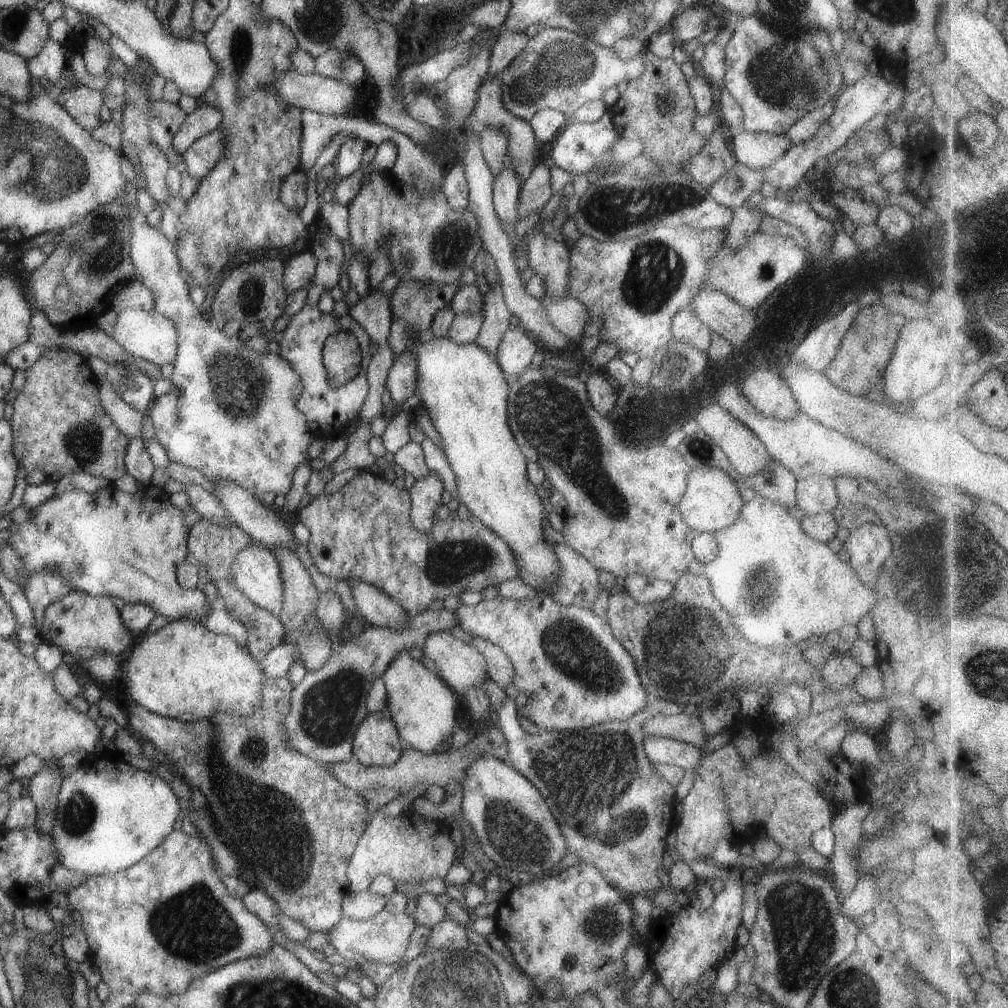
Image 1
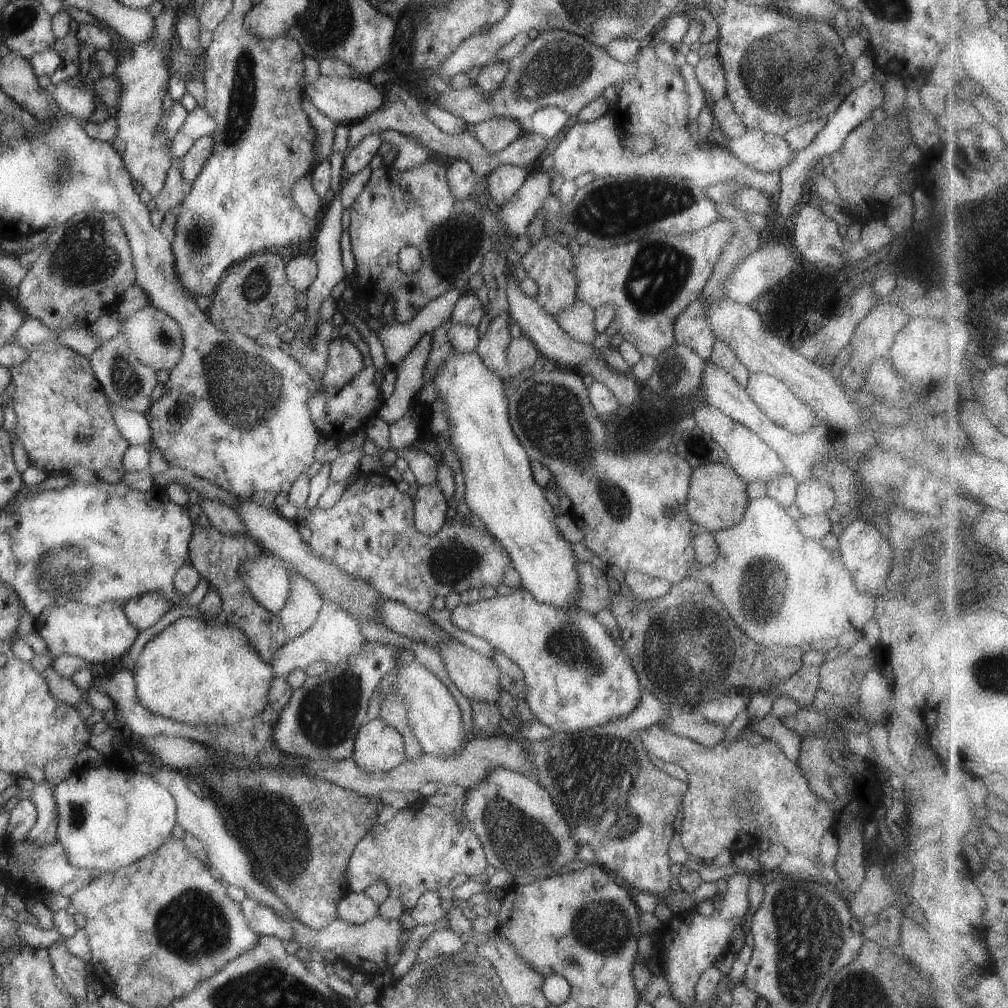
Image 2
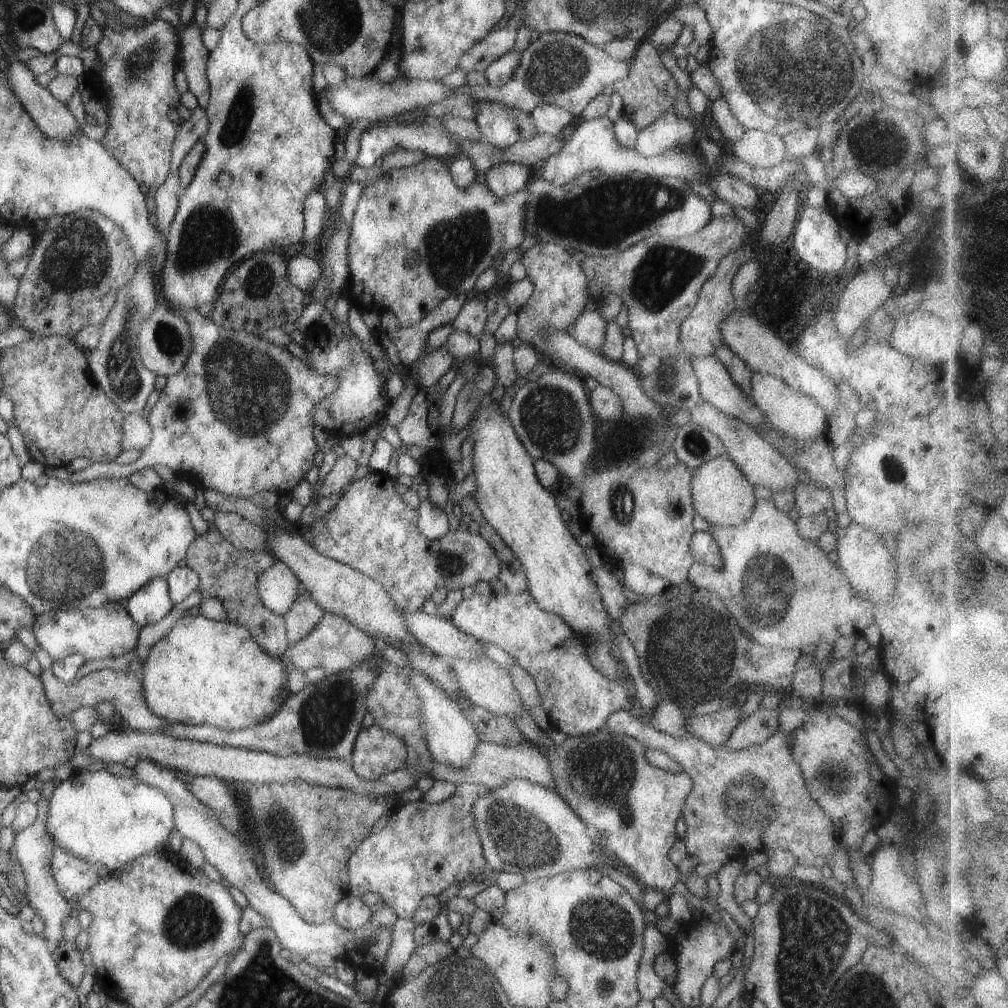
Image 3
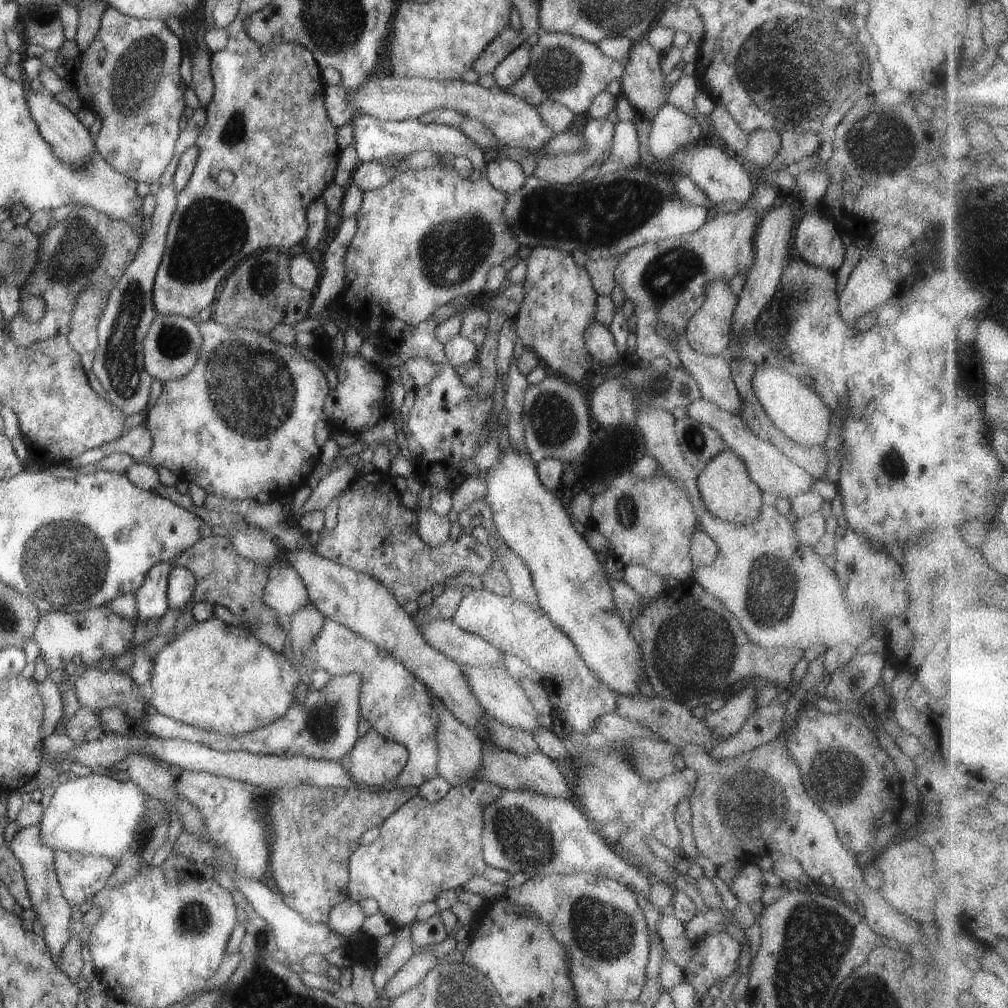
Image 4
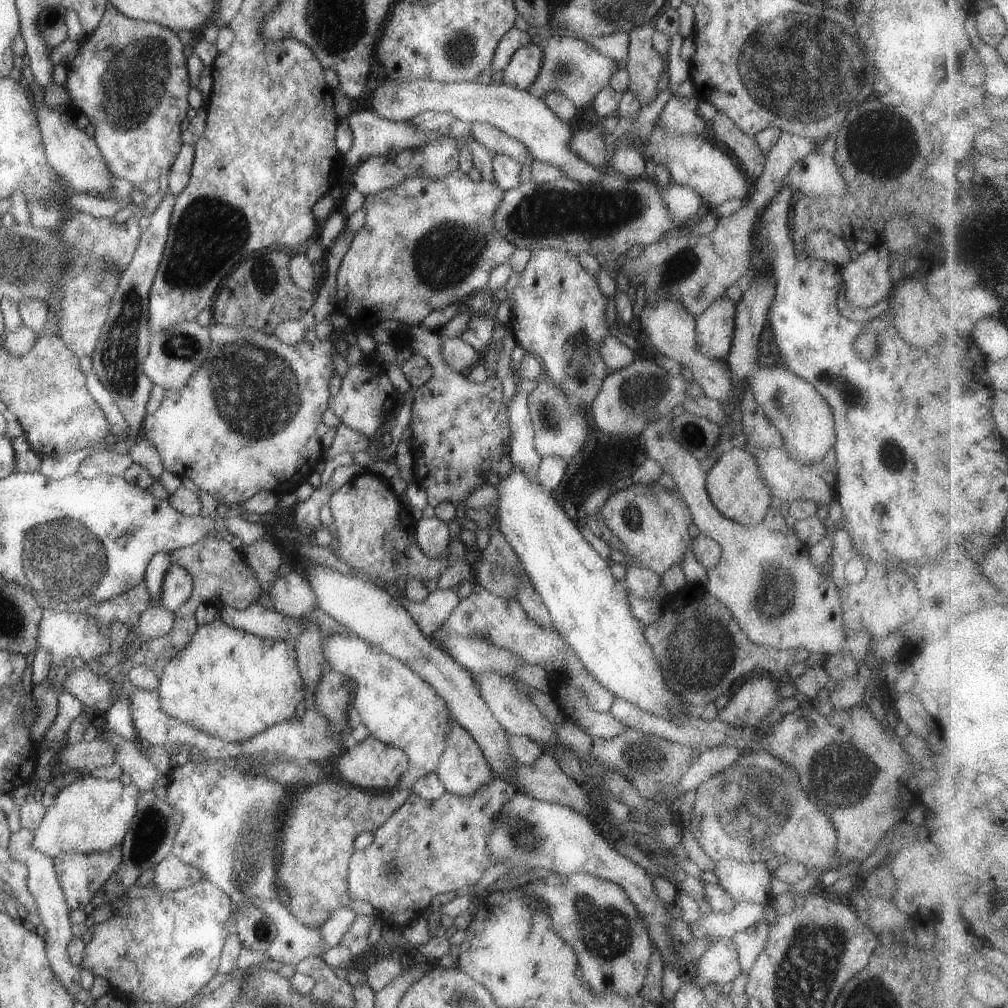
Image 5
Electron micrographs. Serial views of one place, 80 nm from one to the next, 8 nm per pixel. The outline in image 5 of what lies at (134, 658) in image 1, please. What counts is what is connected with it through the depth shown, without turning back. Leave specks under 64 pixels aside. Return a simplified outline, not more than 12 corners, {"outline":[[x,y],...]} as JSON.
{"outline":[[215,616],[164,665],[167,716],[232,743],[293,717],[291,643]]}

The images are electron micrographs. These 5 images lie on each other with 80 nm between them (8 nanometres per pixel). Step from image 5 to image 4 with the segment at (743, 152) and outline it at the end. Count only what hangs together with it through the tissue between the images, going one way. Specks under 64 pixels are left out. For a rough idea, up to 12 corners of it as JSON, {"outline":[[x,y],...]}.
{"outline":[[715,103],[708,114],[711,133],[737,154],[748,134]]}

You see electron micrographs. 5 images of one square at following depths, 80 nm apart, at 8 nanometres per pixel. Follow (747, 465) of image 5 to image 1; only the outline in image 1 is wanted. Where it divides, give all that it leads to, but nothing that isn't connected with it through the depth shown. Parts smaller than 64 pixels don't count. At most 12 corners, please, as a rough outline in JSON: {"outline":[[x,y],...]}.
{"outline":[[718,468],[685,477],[676,507],[694,534],[733,524],[744,503]]}

